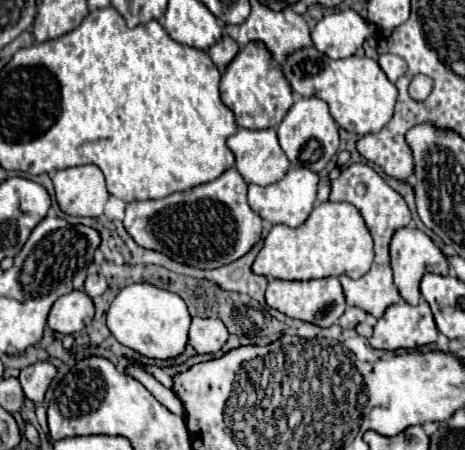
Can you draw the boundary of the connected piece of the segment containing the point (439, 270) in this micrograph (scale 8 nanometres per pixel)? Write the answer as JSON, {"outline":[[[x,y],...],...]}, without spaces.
{"outline":[[[405,226],[399,228],[393,238],[391,238],[391,266],[393,266],[393,276],[395,276],[395,286],[399,288],[401,296],[411,304],[419,304],[419,282],[423,274],[435,272],[435,274],[447,274],[449,272],[449,260],[443,256],[441,248],[419,228]]]}

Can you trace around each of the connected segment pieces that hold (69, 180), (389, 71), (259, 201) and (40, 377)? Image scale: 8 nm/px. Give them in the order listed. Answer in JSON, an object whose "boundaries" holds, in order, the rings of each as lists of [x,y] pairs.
{"boundaries":[[[[73,166],[55,172],[55,196],[59,208],[69,216],[101,216],[109,198],[103,172],[93,166]]],[[[381,54],[379,66],[383,68],[383,72],[391,82],[397,82],[397,78],[401,78],[407,72],[407,62],[395,54]]],[[[289,168],[289,172],[271,186],[261,187],[249,184],[247,199],[252,210],[255,210],[263,220],[269,220],[271,224],[285,224],[285,226],[297,228],[307,220],[307,216],[313,210],[313,204],[317,198],[317,184],[319,184],[319,176],[315,172]]],[[[35,362],[27,368],[23,368],[19,374],[19,382],[21,382],[21,390],[23,390],[25,398],[29,398],[35,404],[43,402],[45,390],[49,388],[55,374],[57,374],[57,370],[49,362]]]]}

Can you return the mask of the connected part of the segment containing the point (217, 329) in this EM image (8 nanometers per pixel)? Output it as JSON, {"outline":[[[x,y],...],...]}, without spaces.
{"outline":[[[193,318],[189,330],[189,344],[197,354],[217,354],[225,346],[229,334],[223,322],[211,318]]]}

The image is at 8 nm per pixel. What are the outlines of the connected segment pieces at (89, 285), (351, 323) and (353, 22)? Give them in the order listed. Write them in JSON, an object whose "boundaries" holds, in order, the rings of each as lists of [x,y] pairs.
{"boundaries":[[[[89,274],[87,280],[85,280],[83,290],[85,290],[85,294],[89,294],[91,298],[95,298],[95,296],[101,296],[101,294],[107,290],[107,282],[105,282],[105,278],[99,276],[99,274]]],[[[349,306],[347,310],[345,310],[345,314],[341,316],[341,326],[343,328],[355,328],[359,322],[363,322],[367,318],[367,312],[365,310],[361,310],[361,308],[353,308],[353,306]]],[[[337,10],[319,20],[311,30],[313,44],[319,52],[329,58],[347,58],[365,42],[367,36],[375,34],[373,22],[367,22],[355,10]]]]}

